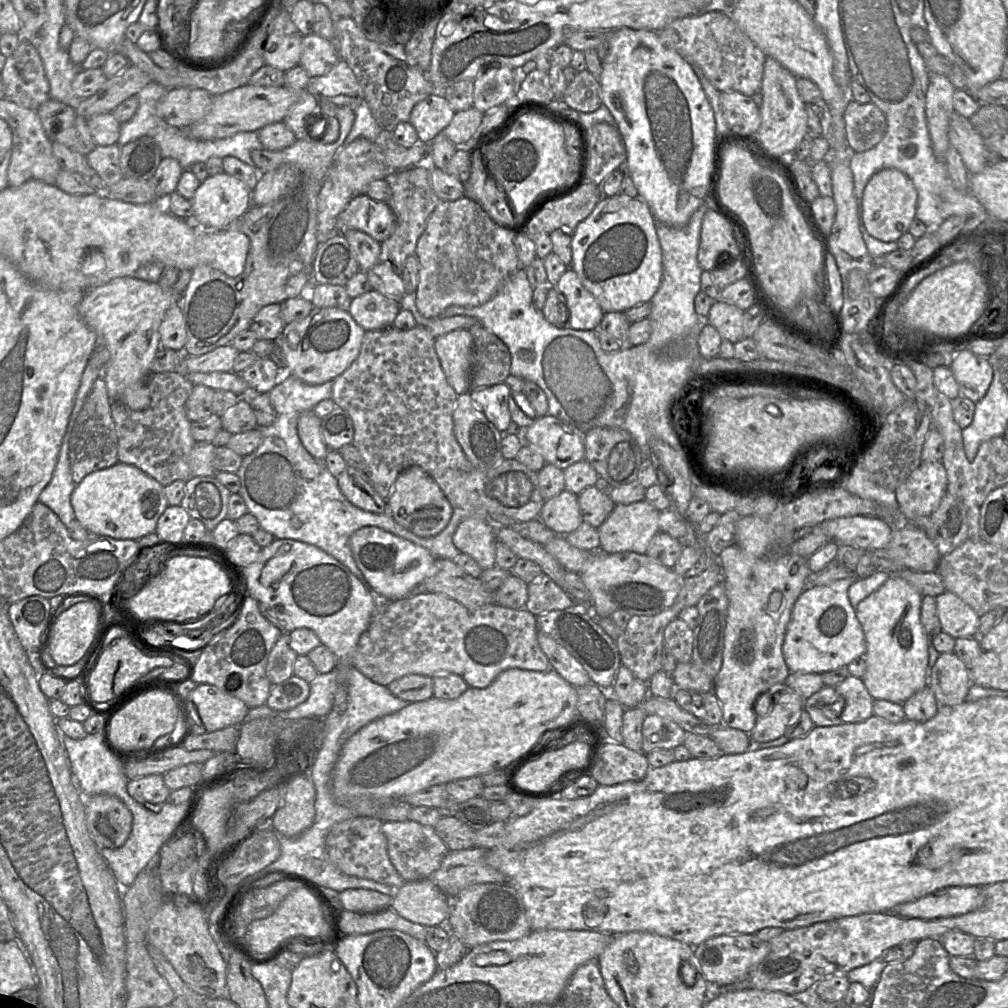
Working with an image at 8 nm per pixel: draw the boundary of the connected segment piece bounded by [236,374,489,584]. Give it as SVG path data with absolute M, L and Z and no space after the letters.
M283 374L268 393L277 418L270 426L260 428L260 446L243 457L236 472L240 479L239 494L244 499L248 512L257 518L261 529L271 533L276 539L293 539L317 546L344 564L365 584L365 577L350 548L351 535L365 526L381 528L426 548L436 558L453 561L461 553L453 543L457 526L468 517L489 520L485 507L453 509L448 525L439 534L419 537L399 525L389 512L372 513L350 503L339 488L338 478L305 449L297 431L299 416L305 411L314 410L321 401L331 399L333 384L333 381L329 381L321 385L308 385L290 374Z

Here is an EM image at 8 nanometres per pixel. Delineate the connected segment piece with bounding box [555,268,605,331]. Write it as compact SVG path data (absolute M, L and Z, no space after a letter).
M568 268L555 288L562 296L569 313L567 326L574 330L596 331L605 313L576 272Z

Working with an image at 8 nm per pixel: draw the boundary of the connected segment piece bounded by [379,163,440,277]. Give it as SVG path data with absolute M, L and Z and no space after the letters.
M422 163L413 167L398 170L386 177L392 195L388 201L388 206L393 211L396 218L396 227L392 235L381 242L381 252L379 259L385 264L389 264L392 270L401 277L408 256L415 254L418 240L424 232L428 218L434 208L440 202L431 186L430 180L431 166Z

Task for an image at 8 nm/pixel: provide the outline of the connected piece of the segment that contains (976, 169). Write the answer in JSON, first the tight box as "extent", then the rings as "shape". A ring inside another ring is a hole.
{"extent":[948,112,988,175],"shape":[[[955,112],[949,121],[948,139],[959,152],[970,175],[981,172],[988,165],[984,139],[973,128],[969,118]]]}

